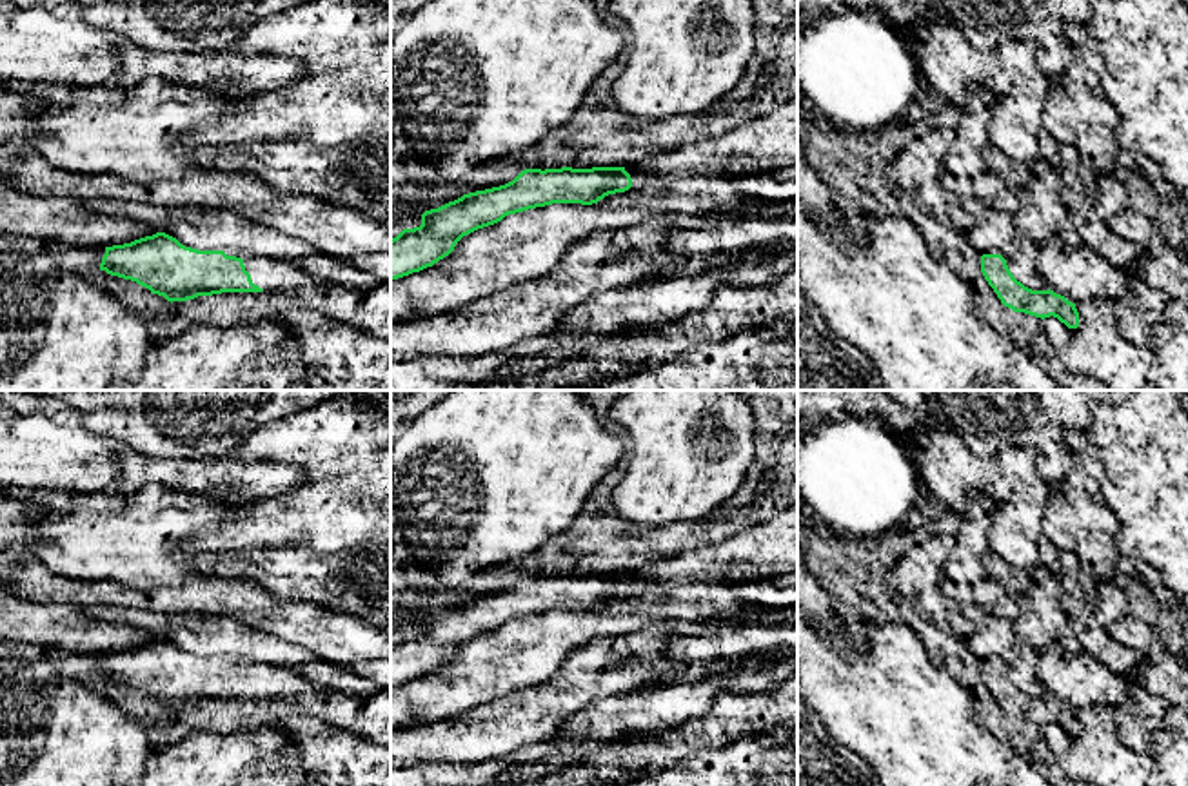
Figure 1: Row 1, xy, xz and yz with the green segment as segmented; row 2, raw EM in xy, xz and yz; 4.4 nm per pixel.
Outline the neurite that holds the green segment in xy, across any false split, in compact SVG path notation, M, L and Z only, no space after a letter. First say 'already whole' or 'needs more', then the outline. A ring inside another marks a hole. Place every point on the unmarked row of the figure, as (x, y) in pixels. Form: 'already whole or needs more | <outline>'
needs more | M165 639L105 653L100 677L136 688L171 710L222 699L289 699L309 715L391 750L387 690L372 695L322 692L294 668L198 657Z

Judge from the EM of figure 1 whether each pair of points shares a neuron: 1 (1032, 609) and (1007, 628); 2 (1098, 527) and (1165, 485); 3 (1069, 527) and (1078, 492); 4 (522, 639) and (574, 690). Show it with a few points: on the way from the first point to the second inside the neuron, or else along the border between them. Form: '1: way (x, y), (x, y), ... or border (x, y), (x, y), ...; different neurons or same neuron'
1: border (1012, 621), (1014, 630), (1038, 652); different neurons
2: border (1103, 474), (1101, 498), (1118, 520), (1121, 556); different neurons
3: way (1076, 518), (1076, 501); same neuron
4: border (580, 643), (558, 663); different neurons

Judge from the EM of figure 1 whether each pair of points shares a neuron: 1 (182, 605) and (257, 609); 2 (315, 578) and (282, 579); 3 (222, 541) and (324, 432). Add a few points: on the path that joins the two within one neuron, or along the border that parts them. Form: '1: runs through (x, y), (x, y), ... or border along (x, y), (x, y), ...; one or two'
1: runs through (200, 601), (238, 601); one
2: runs through (307, 578), (289, 578); one
3: runs through (258, 525), (282, 520), (324, 478), (324, 469); one

